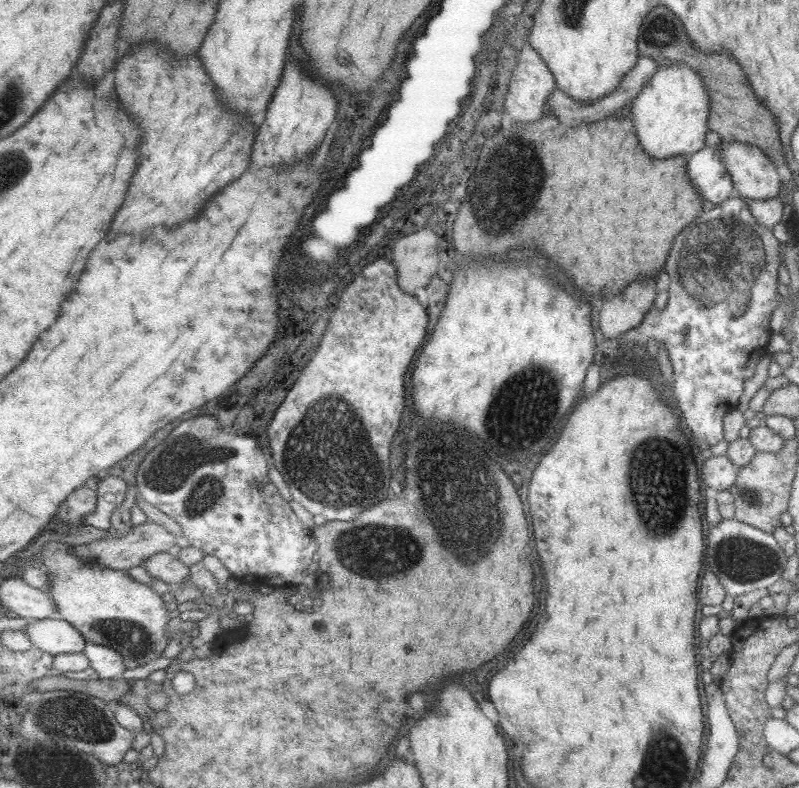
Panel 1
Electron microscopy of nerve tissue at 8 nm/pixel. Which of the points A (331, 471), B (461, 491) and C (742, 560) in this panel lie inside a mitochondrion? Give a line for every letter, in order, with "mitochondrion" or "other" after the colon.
A: mitochondrion
B: mitochondrion
C: mitochondrion

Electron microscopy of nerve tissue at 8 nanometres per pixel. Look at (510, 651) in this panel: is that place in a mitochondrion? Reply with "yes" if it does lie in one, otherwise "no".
no

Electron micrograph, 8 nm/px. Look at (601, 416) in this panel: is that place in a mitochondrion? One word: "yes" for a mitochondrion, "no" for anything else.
no

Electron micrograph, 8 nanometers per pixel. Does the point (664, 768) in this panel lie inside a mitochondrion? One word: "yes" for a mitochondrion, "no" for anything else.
yes

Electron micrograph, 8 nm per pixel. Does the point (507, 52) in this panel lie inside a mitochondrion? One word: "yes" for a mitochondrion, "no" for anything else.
no

